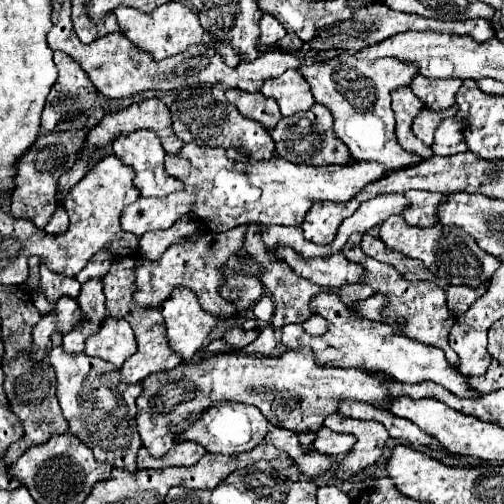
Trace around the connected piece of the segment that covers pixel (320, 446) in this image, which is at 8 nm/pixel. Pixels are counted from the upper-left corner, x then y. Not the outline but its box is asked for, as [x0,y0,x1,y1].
[314,427,354,455]

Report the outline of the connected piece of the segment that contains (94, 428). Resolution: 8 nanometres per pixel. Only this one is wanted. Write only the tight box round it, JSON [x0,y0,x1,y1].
[50,333,142,471]

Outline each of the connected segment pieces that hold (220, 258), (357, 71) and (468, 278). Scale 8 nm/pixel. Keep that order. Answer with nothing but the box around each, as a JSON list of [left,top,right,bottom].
[[134,227,258,317],[300,53,422,171],[378,217,500,287]]

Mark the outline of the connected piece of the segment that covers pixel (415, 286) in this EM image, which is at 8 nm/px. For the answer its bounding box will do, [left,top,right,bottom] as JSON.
[342,235,458,367]

